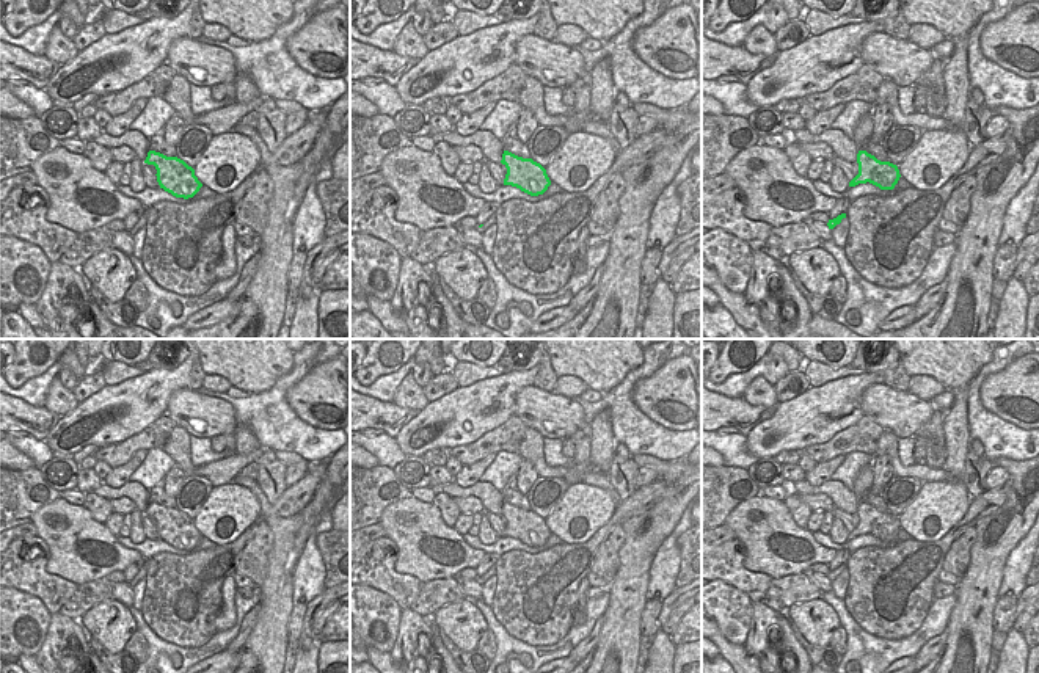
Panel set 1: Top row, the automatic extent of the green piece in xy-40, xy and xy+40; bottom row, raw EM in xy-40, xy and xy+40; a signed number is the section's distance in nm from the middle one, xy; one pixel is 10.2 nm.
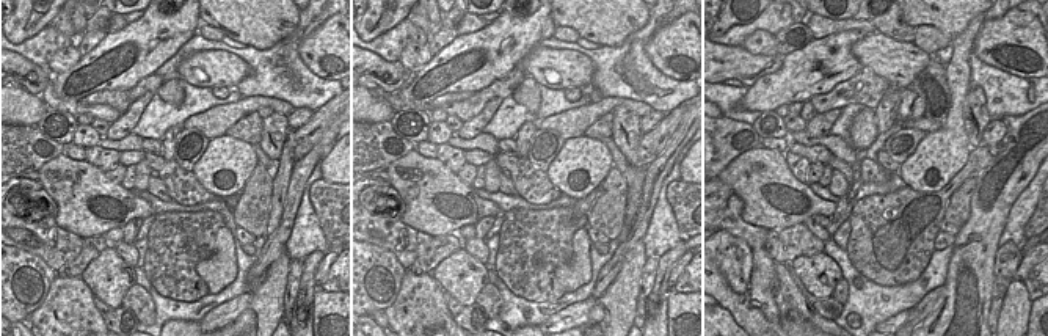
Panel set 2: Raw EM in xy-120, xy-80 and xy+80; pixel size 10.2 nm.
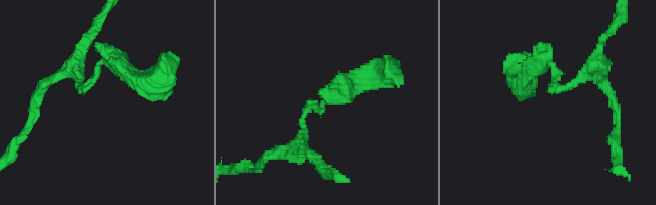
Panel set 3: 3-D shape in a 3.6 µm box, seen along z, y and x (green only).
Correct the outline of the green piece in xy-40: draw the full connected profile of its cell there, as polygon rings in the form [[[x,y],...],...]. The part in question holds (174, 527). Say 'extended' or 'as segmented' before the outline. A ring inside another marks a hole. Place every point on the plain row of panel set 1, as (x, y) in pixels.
as segmented; [[[149,502],[144,515],[155,518],[160,540],[176,549],[193,549],[202,538],[195,527],[195,521],[177,508],[166,508],[160,504]]]

